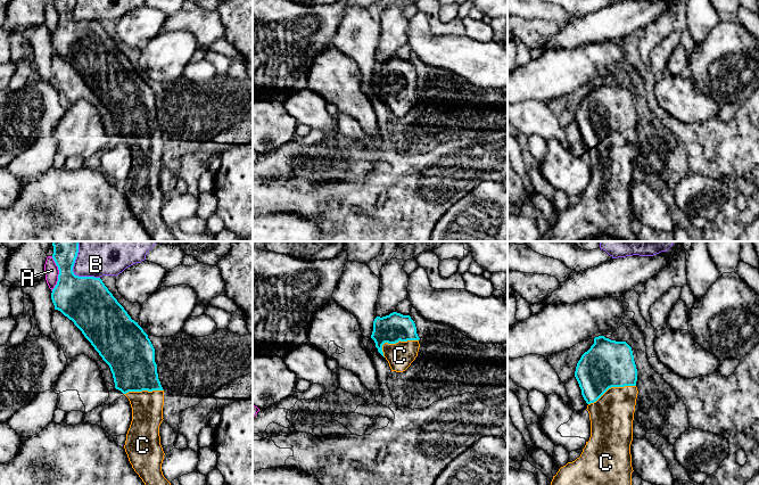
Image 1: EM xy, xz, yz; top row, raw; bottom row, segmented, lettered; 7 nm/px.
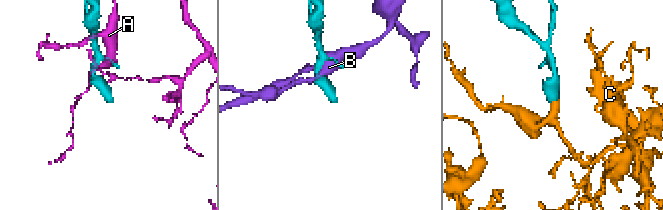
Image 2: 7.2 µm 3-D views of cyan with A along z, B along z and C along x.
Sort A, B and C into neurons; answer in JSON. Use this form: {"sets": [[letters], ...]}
{"sets": [["A"], ["B"], ["C"]]}

